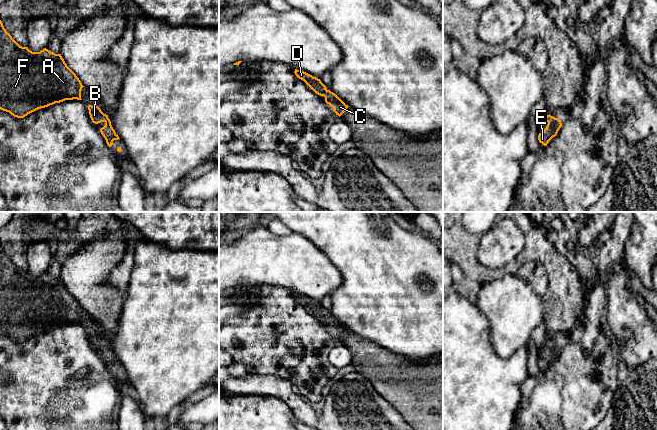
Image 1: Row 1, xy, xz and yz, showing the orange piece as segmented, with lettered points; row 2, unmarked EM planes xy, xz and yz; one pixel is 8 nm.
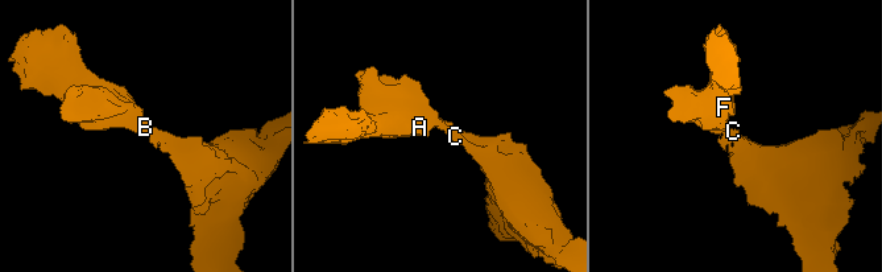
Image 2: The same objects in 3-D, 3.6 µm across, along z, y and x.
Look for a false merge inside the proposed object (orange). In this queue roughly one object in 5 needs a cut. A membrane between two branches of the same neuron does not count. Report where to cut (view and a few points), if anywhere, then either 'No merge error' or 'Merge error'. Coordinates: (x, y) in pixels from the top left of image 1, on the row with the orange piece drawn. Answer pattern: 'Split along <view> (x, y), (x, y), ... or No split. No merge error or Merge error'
No split. No merge error

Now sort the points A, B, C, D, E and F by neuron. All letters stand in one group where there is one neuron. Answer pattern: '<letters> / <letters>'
A B C D E F

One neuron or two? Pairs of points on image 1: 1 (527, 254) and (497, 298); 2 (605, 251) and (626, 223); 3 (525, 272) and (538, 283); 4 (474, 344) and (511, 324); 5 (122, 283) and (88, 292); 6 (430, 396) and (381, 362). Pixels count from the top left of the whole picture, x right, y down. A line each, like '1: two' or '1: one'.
1: two
2: one
3: one
4: two
5: two
6: one

